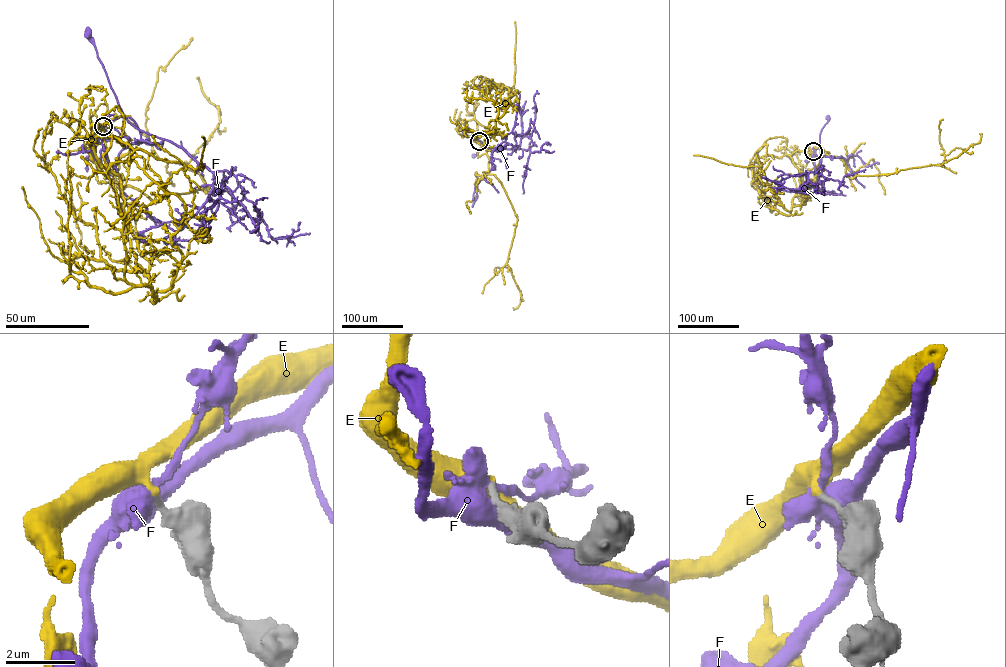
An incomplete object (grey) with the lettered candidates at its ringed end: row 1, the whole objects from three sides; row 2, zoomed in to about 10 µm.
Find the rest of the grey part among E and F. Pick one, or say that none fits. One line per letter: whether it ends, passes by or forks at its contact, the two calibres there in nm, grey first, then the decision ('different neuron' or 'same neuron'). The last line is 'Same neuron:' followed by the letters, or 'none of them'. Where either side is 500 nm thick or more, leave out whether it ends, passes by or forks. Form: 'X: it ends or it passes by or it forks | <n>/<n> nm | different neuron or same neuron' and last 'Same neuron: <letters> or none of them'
E: it ends | 190/360 nm | same neuron
F: 320/550 nm | different neuron
Same neuron: E

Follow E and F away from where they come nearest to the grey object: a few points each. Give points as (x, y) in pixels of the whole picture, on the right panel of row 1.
E: (814, 151), (821, 147), (827, 154), (838, 156), (850, 178), (940, 164), (944, 158), (939, 140), (943, 119)
F: (814, 151), (819, 148), (820, 133), (827, 117)

